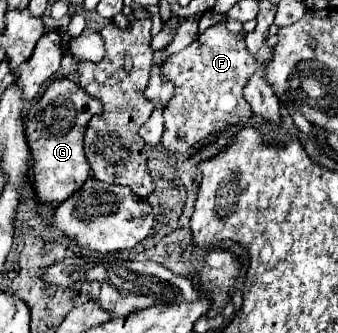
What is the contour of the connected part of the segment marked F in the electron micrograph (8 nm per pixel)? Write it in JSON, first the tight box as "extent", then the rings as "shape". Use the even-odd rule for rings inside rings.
{"extent":[162,24,256,162],"shape":[[[226,24],[208,28],[188,48],[172,54],[164,64],[164,74],[176,84],[176,90],[164,110],[162,144],[172,150],[198,144],[200,162],[218,154],[228,144],[230,132],[240,130],[252,116],[242,88],[254,70],[256,58],[248,52],[244,36],[232,34]]]}

